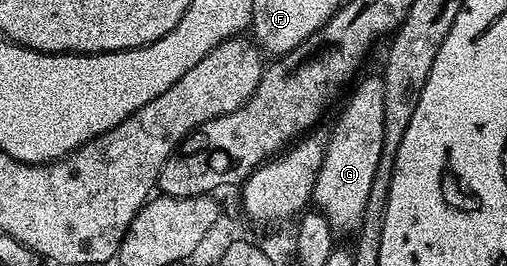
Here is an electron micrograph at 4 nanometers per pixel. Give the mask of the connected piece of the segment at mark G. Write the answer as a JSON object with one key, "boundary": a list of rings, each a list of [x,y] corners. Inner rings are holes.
{"boundary":[[[374,74],[355,88],[334,129],[328,132],[324,162],[316,174],[312,204],[322,212],[335,233],[353,233],[361,225],[368,190],[372,190],[372,178],[376,178],[383,146],[384,82],[381,75]]]}

